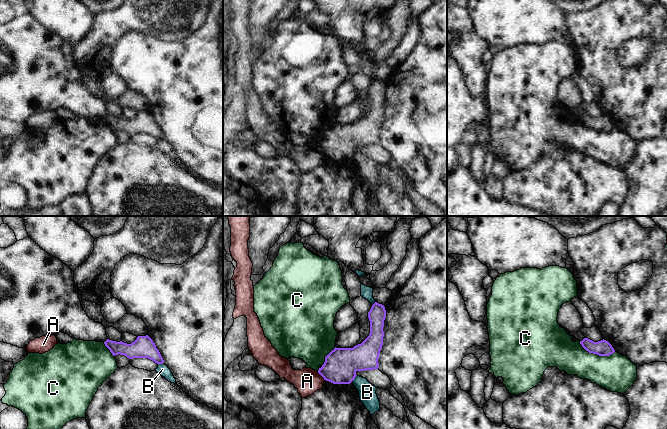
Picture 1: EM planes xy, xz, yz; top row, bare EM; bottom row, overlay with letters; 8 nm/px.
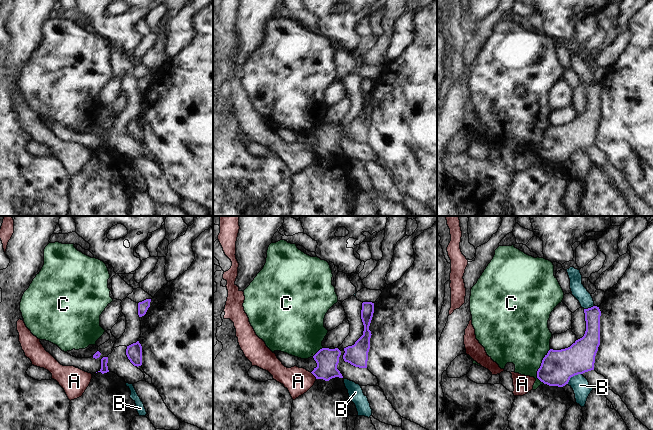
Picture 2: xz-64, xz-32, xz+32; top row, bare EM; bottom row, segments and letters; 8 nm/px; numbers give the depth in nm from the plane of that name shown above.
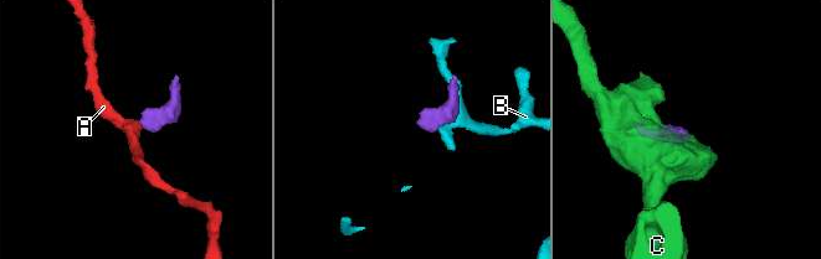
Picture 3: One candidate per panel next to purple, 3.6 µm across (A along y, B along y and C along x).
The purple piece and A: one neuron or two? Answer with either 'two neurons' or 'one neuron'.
two neurons

